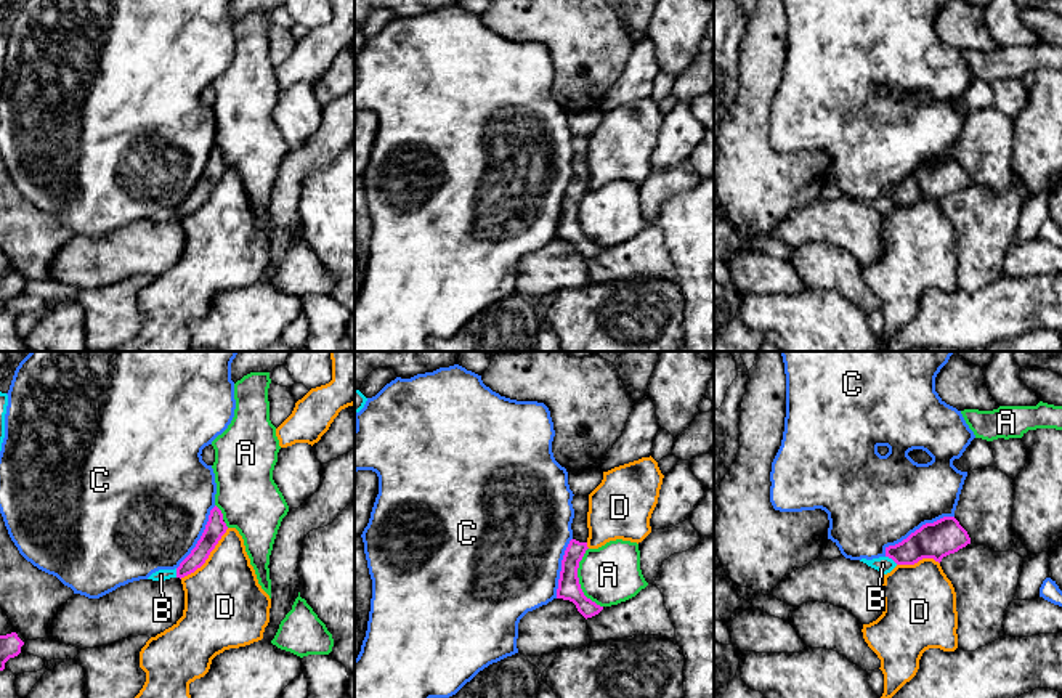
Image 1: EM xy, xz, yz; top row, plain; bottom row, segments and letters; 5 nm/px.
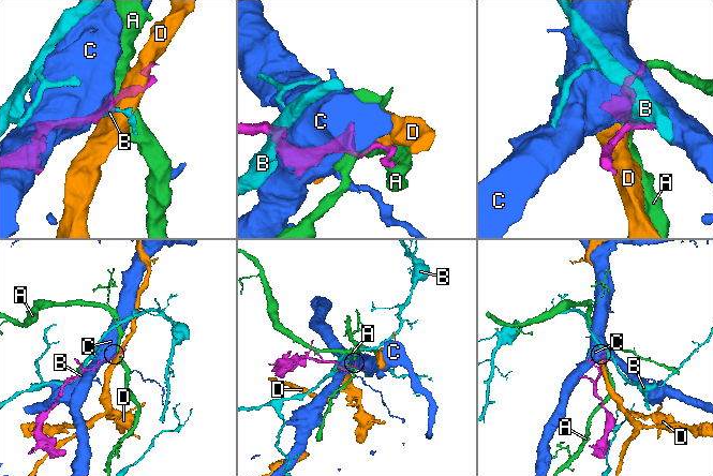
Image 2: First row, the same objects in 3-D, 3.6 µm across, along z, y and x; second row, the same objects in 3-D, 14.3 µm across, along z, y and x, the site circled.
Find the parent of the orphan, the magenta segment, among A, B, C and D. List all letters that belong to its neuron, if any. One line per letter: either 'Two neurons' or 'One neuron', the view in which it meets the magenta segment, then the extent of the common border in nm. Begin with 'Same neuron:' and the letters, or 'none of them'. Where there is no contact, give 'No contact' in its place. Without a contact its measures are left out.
Same neuron: none of them
A: Two neurons. Touches magenta in xz. Shared border 320 nm
B: Two neurons. Touches magenta in yz. Shared border 80 nm
C: Two neurons. Touches magenta in yz. Shared border 400 nm
D: Two neurons. Touches magenta in xy. Shared border 360 nm

